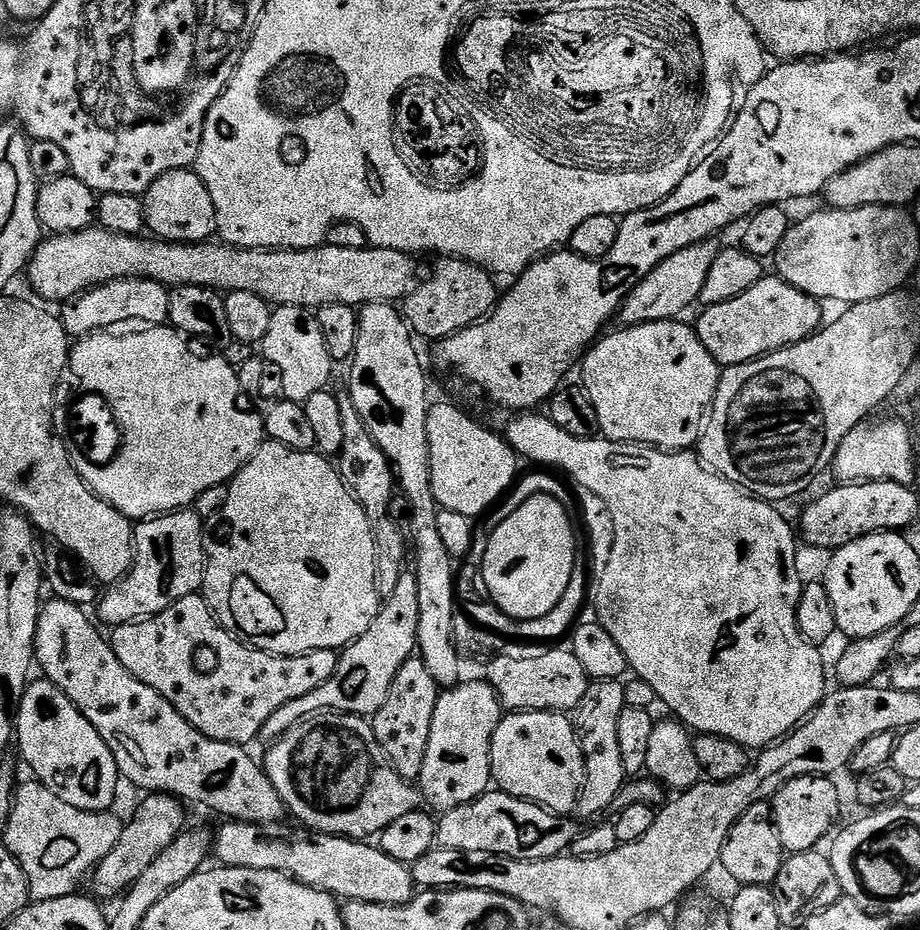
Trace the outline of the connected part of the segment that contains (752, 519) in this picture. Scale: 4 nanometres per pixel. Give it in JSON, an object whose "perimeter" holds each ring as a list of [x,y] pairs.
{"perimeter":[[[528,410],[523,414],[513,415],[513,420],[508,424],[506,439],[517,457],[524,459],[525,456],[526,459],[533,460],[536,466],[547,466],[552,470],[561,468],[576,483],[574,490],[579,505],[582,504],[584,516],[588,519],[588,528],[592,531],[592,556],[596,559],[596,565],[592,564],[590,568],[590,587],[587,589],[583,623],[603,626],[606,634],[610,634],[610,638],[618,642],[622,654],[626,654],[626,662],[635,679],[650,682],[657,701],[661,705],[664,703],[672,711],[669,713],[693,733],[730,738],[749,750],[763,750],[769,744],[784,739],[792,729],[803,724],[804,719],[823,702],[826,695],[824,660],[820,657],[821,649],[802,639],[798,630],[796,607],[802,587],[800,572],[796,569],[798,536],[793,525],[791,528],[787,518],[776,509],[779,507],[745,492],[709,470],[699,455],[691,451],[661,450],[643,444],[617,444],[614,440],[603,438],[571,436],[566,434],[566,430],[559,428],[551,416],[539,416],[540,414],[539,411]]]}

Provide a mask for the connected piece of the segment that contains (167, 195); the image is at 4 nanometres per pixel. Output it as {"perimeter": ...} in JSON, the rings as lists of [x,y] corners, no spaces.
{"perimeter":[[[179,168],[162,174],[162,178],[154,181],[150,186],[150,190],[144,193],[142,199],[144,201],[144,223],[147,231],[153,237],[174,244],[199,244],[213,239],[216,232],[214,202],[210,198],[210,190],[206,190],[202,178],[192,168]]]}

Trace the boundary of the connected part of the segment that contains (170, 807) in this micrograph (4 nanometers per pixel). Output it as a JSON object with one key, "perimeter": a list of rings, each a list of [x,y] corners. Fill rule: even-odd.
{"perimeter":[[[148,794],[143,798],[145,800],[137,806],[132,821],[124,824],[114,850],[110,850],[110,854],[102,858],[100,865],[92,869],[90,892],[93,897],[119,897],[135,880],[142,878],[142,873],[150,867],[150,862],[154,862],[154,858],[158,858],[158,854],[162,854],[162,850],[166,850],[166,846],[170,846],[170,842],[174,842],[174,838],[178,838],[180,833],[185,831],[185,805],[177,797],[167,794]]]}

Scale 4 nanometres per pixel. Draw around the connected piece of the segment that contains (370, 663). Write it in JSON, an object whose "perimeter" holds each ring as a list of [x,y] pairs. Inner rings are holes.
{"perimeter":[[[405,570],[402,578],[398,578],[398,586],[394,586],[394,594],[383,601],[380,612],[374,618],[370,630],[352,641],[339,653],[336,662],[336,673],[318,690],[310,690],[302,698],[294,698],[286,702],[270,718],[259,734],[261,741],[275,742],[285,736],[299,720],[307,720],[309,716],[321,712],[349,712],[351,716],[371,718],[386,702],[386,694],[390,694],[390,682],[394,682],[394,674],[398,674],[402,662],[413,659],[417,651],[418,638],[418,582],[416,573]]]}

